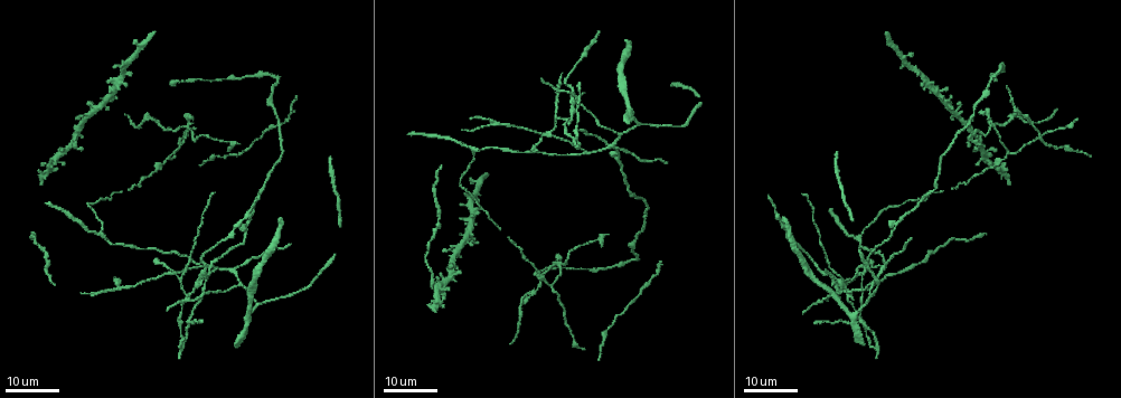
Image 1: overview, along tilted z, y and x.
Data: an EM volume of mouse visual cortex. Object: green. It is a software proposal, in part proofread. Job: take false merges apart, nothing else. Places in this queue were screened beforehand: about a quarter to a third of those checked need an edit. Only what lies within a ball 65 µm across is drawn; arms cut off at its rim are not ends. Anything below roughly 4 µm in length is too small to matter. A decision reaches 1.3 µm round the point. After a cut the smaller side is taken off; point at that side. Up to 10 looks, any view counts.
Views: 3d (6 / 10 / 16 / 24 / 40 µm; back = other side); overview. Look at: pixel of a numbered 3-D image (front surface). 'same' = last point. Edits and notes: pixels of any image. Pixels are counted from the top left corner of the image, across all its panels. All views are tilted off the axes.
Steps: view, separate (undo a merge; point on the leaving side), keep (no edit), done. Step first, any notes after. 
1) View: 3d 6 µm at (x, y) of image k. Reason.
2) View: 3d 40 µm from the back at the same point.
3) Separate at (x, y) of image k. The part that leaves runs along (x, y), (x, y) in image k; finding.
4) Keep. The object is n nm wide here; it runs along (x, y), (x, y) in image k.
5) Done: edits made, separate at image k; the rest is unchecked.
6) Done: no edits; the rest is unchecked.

View: 3d 24 µm at (169, 159) of image 1. Three-way junction.

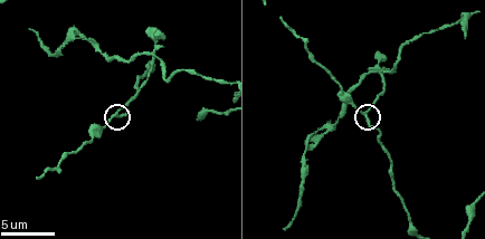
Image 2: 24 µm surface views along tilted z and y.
View: 3d 6 µm at (117, 114) of image 2.

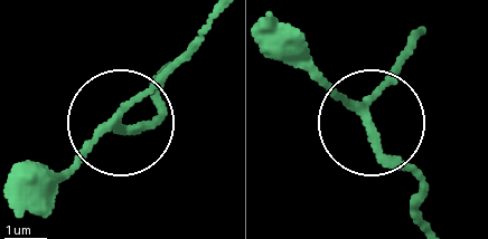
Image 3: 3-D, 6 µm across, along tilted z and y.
Keep. 3 arms meet here; it runs along (33, 211), (93, 143), (163, 108) in image 3; all the same neuron.

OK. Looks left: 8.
View: 3d 10 µm at (151, 53) of image 2. Two arms at a narrow angle.

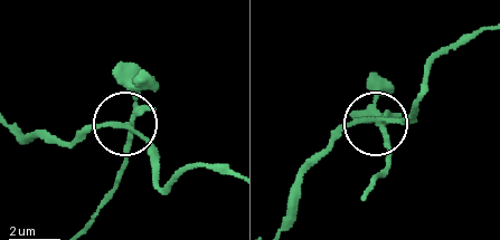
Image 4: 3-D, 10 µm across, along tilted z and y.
Separate at (154, 157) of image 4. 5 arms meet here; the part that leaves runs along (129, 126), (105, 126), (75, 140), (19, 134) in image 4; two neurons meet here.

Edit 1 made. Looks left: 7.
View: overview.

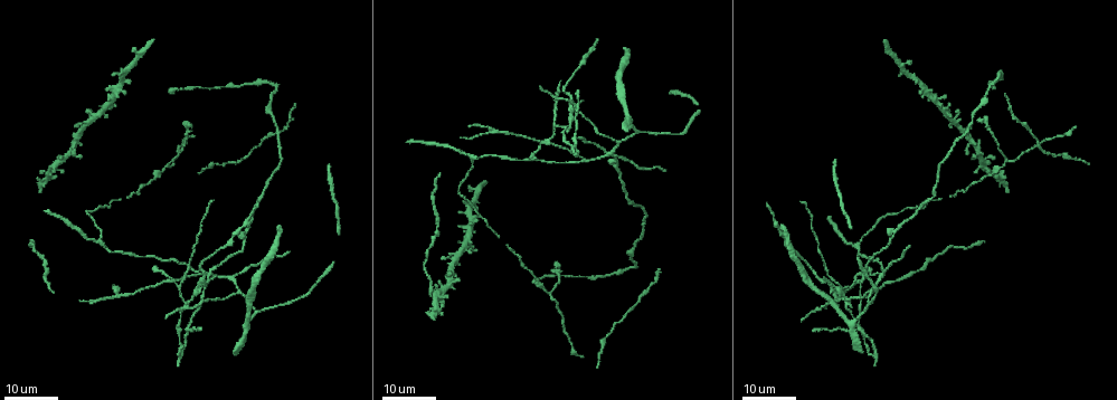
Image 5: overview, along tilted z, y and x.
View: 3d 24 µm at (470, 158) of image 5. Three-way junction.

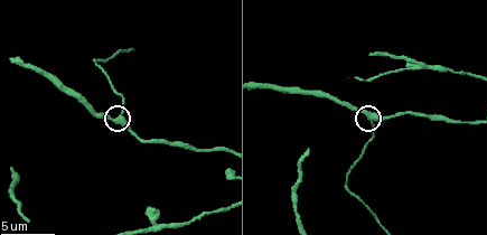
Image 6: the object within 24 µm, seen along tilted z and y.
View: 3d 10 µm at (121, 116) of image 6.

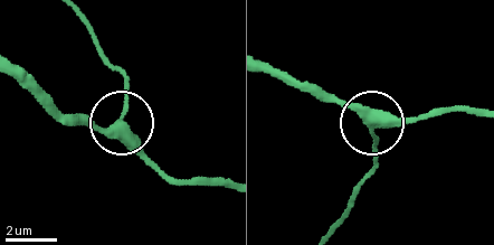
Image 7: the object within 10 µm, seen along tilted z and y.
Keep. The side arm is 14 µm long; it runs along (476, 114), (445, 107), (408, 121), (370, 121), (315, 85) in image 7; one neuron here.

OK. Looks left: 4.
View: 3d 24 µm at (848, 304) of image 5. Four-way junction.

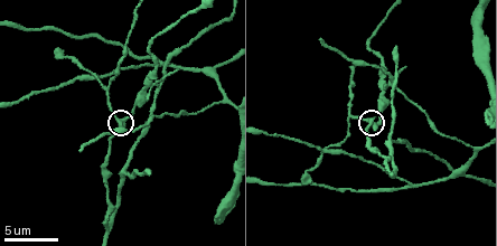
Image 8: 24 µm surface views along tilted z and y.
View: 3d 10 µm at (118, 124) of image 8.

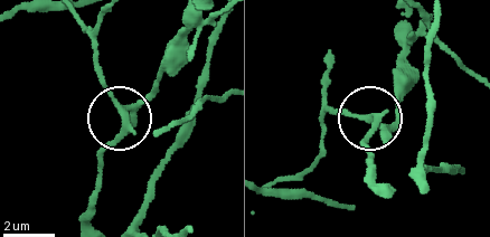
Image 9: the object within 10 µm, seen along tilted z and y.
View: 3d 6 µm at (374, 119) of image 9. Zoom in.

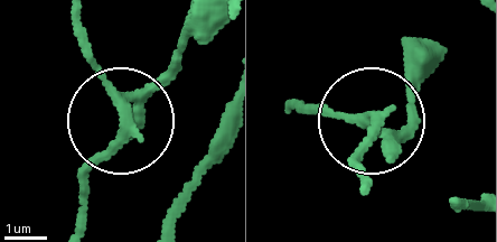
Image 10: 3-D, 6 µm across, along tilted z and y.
Separate at (175, 56) of image 10. 4 arms meet here; the part that leaves runs along (129, 91), (157, 81), (187, 44), (194, 14) in image 10; a second neuron is stuck on.

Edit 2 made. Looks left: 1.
View: 3d 10 µm at (413, 65) of image 6. Four-way junction.

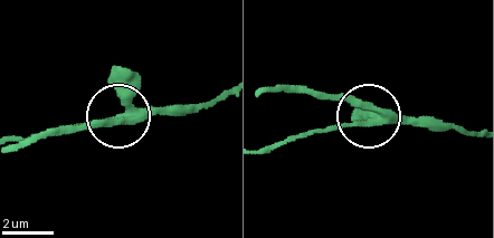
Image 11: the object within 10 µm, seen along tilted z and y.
Keep. 4 arms meet here; it runs along (219, 94), (202, 104), (133, 110), (88, 127), (62, 127) in image 11; one neuron here.

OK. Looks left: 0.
Done: edits made, separate at image 4, separate at image 10; the rest is unchecked.

